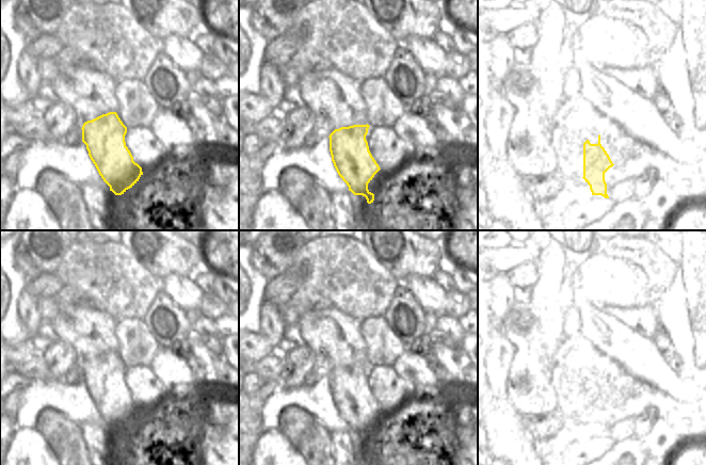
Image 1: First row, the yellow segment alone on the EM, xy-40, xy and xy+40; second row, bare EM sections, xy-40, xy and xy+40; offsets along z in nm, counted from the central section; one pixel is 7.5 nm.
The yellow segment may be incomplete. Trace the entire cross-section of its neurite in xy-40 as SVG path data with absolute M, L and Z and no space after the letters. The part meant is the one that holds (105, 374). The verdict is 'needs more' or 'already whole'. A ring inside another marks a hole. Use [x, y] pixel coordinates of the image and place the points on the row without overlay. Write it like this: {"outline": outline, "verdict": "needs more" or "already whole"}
{"outline": "M116 351L102 353L82 365L82 381L103 420L115 434L124 433L143 414L126 385L127 366Z", "verdict": "already whole"}

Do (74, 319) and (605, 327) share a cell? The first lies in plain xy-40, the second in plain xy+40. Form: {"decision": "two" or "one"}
{"decision": "one"}

